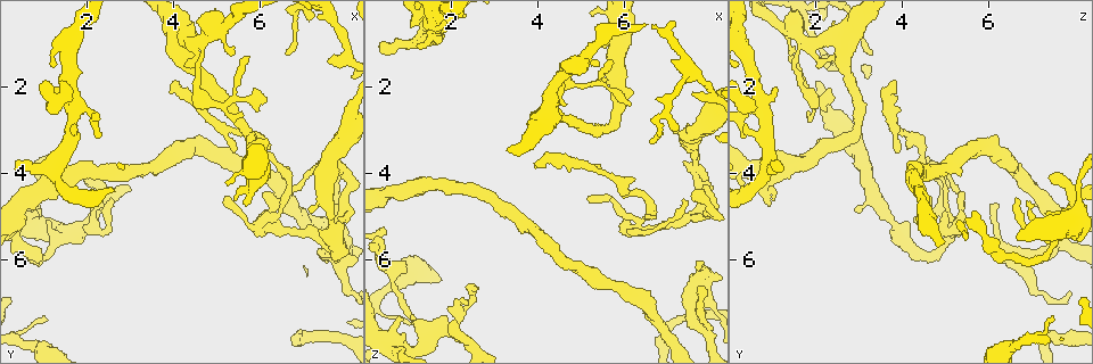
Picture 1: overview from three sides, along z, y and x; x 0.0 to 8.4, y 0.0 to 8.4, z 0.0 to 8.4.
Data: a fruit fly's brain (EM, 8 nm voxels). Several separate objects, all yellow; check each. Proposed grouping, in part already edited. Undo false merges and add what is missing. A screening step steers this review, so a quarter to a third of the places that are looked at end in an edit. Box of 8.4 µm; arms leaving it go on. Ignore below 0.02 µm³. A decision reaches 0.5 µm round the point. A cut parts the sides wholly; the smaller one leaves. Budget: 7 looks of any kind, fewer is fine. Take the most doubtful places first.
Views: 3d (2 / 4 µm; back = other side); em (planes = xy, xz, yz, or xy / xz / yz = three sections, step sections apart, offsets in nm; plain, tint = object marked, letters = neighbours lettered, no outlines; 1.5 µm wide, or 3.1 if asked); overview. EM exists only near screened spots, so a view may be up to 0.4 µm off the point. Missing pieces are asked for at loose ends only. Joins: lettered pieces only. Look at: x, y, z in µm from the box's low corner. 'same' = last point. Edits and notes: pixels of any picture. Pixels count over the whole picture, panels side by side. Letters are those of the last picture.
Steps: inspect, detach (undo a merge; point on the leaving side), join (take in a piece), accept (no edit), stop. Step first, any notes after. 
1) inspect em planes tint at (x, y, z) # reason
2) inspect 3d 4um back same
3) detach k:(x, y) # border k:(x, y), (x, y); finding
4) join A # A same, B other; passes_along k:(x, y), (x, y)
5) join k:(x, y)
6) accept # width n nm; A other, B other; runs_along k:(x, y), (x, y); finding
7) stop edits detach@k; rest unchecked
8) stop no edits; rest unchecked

inspect em xy step 8 letters at (4.10, 1.85, 3.85) # branch stops here

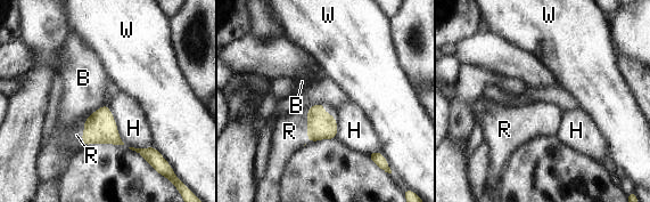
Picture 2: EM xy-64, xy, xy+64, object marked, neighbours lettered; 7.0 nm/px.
join 2:(289, 131) # width 180 nm; B other, H other, R same, W other; the neuron continues

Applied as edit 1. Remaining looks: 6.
inspect em planes letters at (2.35, 4.70, 6.90) # branch stops here

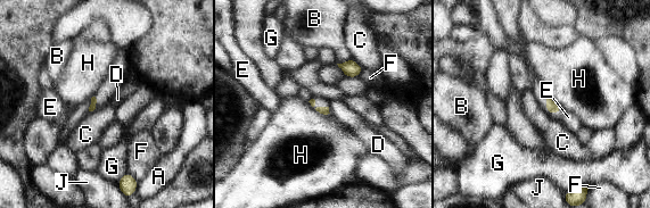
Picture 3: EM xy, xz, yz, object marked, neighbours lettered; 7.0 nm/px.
accept # A other, B other, C other, D other, E other, F other, G other, H other, J other; border 3:(351, 57), (363, 68); no lettered piece goes on from it

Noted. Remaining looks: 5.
inspect em yz step 4 letters at (1.25, 2.00, 1.10) # free end

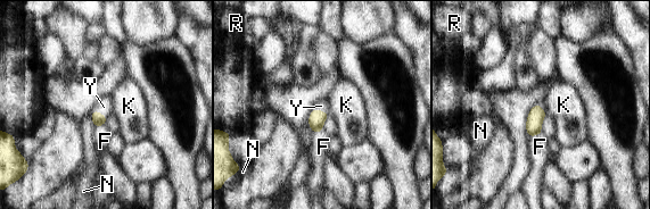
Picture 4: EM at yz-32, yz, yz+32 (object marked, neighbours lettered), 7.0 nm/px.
join 4:(105, 106) # F other, K other, N other, R other, Y same; passes_along 4:(98, 119), (101, 114), (105, 106); the neuron continues

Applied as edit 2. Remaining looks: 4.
stop edits join@2, join@4; rest unchecked

